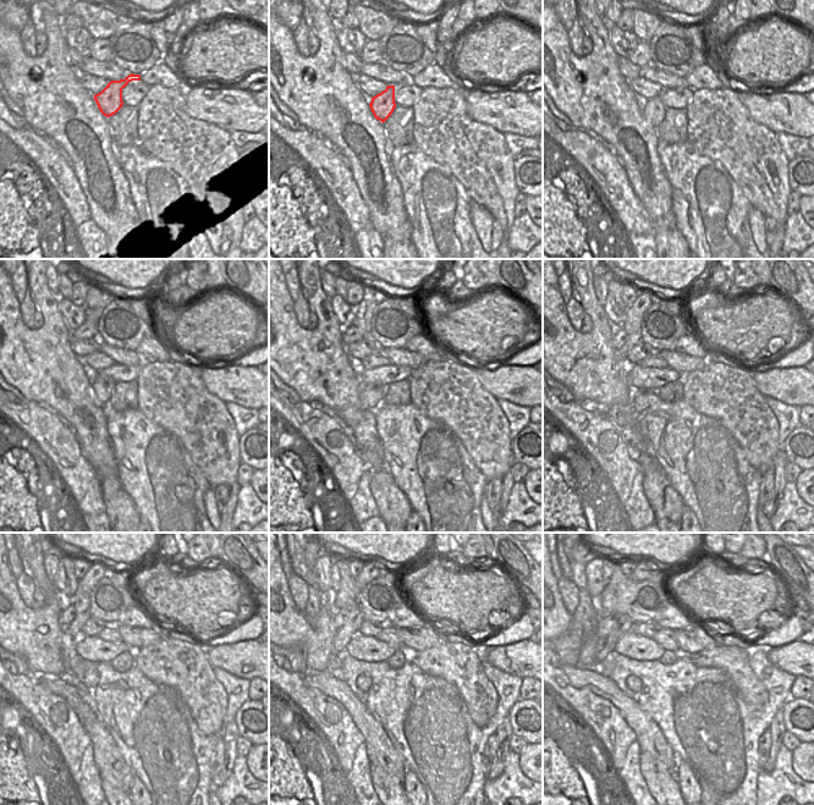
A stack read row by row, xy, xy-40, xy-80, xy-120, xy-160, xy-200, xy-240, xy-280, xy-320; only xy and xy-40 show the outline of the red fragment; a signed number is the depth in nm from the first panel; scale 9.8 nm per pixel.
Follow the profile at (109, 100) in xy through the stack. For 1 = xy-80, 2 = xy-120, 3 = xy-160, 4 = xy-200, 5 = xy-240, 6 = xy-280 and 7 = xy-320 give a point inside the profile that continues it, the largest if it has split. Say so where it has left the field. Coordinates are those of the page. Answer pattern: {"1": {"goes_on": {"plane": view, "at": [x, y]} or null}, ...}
{"1": {"goes_on": {"plane": "xy-80", "at": [654, 110]}}, "2": {"goes_on": {"plane": "xy-120", "at": [102, 387]}}, "3": {"goes_on": {"plane": "xy-160", "at": [370, 396]}}, "4": {"goes_on": {"plane": "xy-200", "at": [641, 401]}}, "5": {"goes_on": {"plane": "xy-240", "at": [91, 678]}}, "6": {"goes_on": {"plane": "xy-280", "at": [363, 683]}}, "7": {"goes_on": {"plane": "xy-320", "at": [633, 683]}}}

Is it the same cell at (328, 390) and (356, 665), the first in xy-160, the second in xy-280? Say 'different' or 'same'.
different

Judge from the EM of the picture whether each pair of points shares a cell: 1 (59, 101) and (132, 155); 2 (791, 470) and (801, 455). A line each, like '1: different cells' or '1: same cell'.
1: different cells
2: different cells

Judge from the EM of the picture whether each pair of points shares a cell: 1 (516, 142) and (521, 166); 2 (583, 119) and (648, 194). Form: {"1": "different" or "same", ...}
{"1": "different", "2": "same"}

